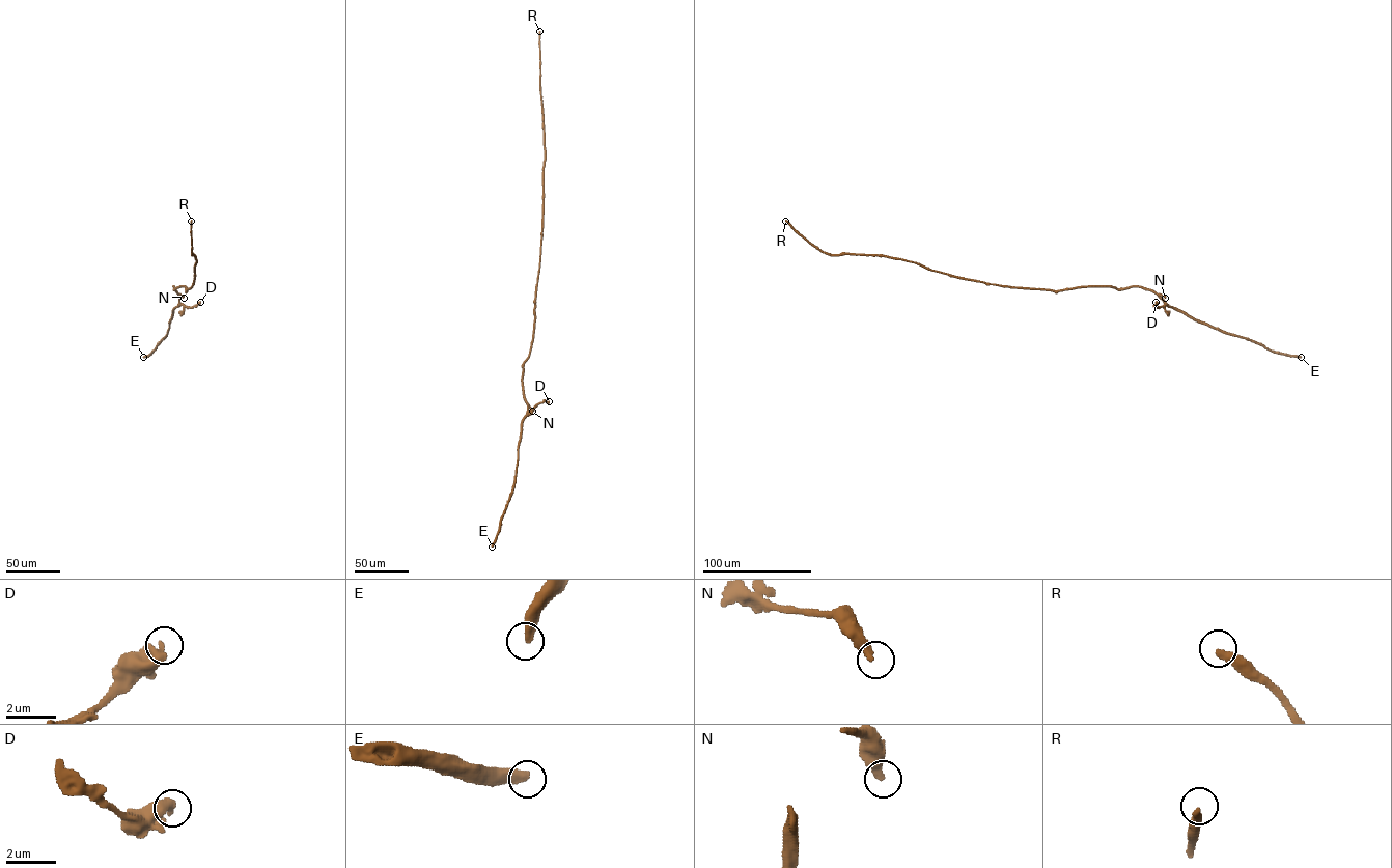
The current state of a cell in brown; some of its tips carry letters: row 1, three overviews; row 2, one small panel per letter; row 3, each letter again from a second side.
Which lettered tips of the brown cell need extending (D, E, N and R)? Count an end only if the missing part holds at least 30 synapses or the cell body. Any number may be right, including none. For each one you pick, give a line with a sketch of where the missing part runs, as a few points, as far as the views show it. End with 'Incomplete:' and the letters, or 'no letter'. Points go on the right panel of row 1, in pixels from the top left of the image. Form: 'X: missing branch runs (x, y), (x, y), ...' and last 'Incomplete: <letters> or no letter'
Incomplete: R

